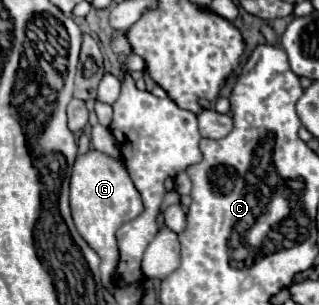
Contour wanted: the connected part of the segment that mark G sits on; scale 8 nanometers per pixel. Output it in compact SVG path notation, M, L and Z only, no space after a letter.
M90 149L84 155L78 155L72 169L72 179L70 179L70 209L72 209L72 217L78 233L102 259L102 265L100 265L102 283L106 287L112 285L112 275L118 263L118 247L116 247L114 235L120 225L138 217L144 209L142 199L124 163L96 149Z

